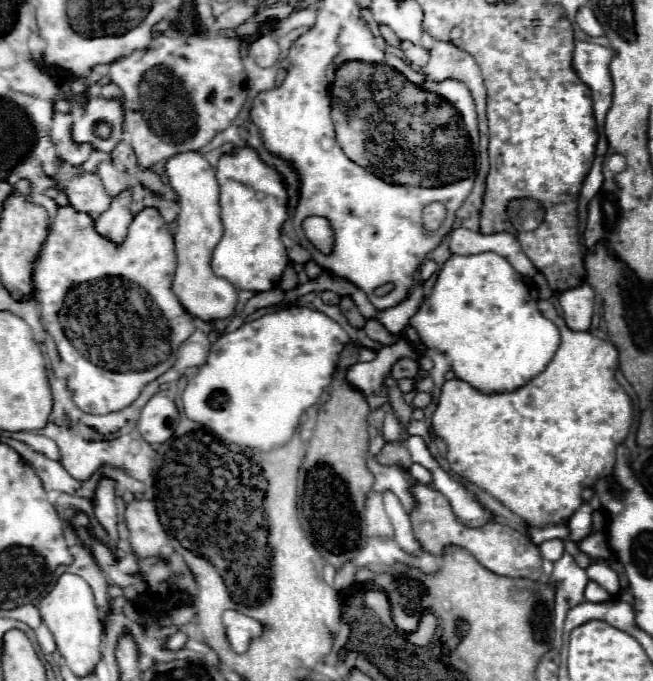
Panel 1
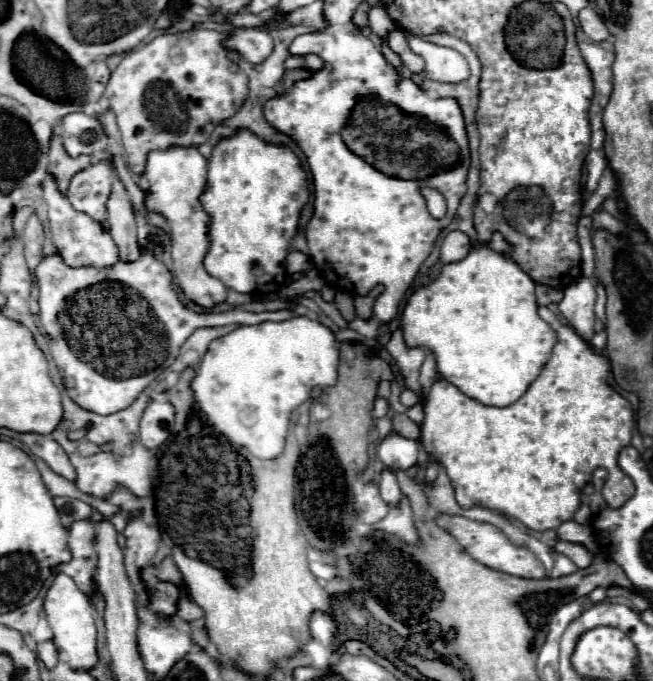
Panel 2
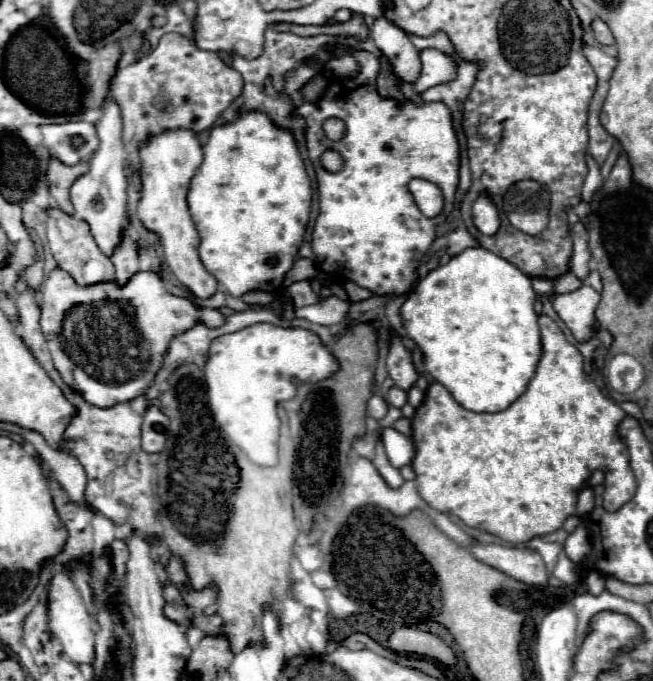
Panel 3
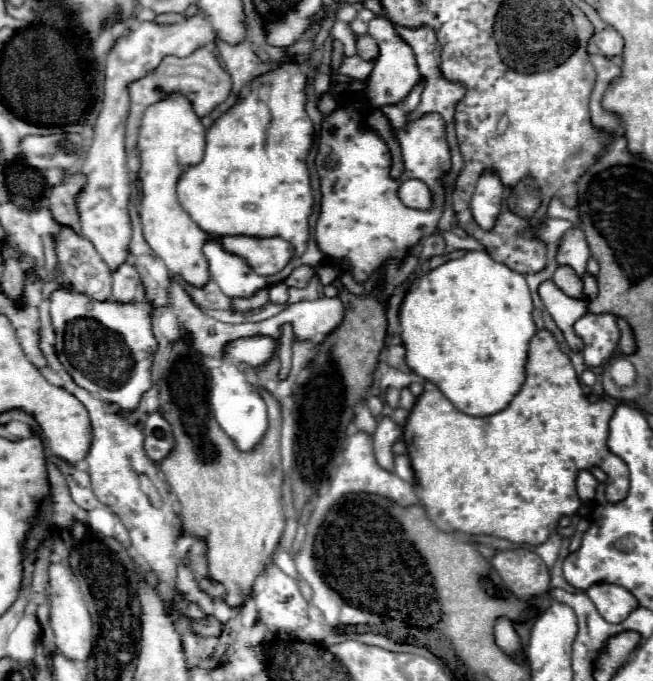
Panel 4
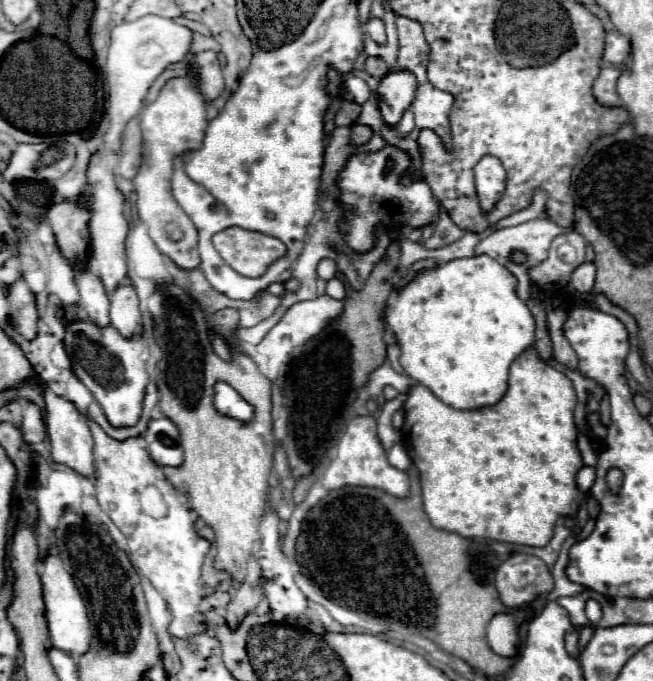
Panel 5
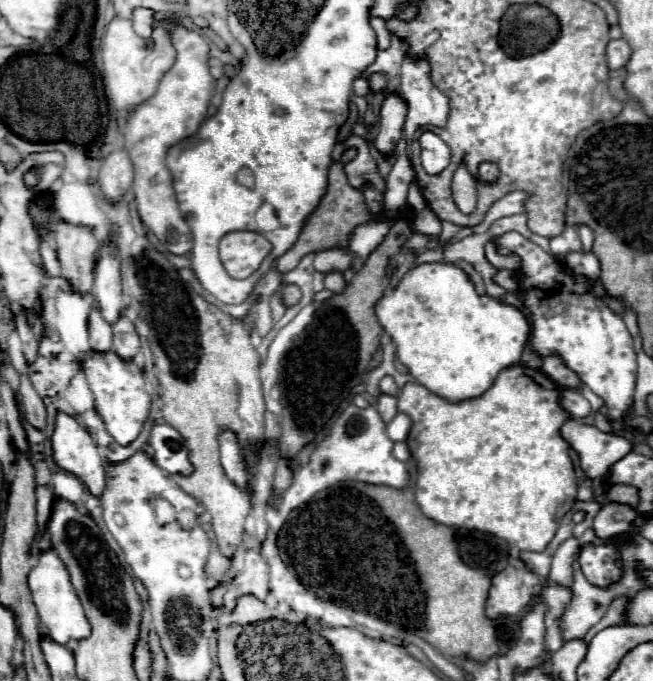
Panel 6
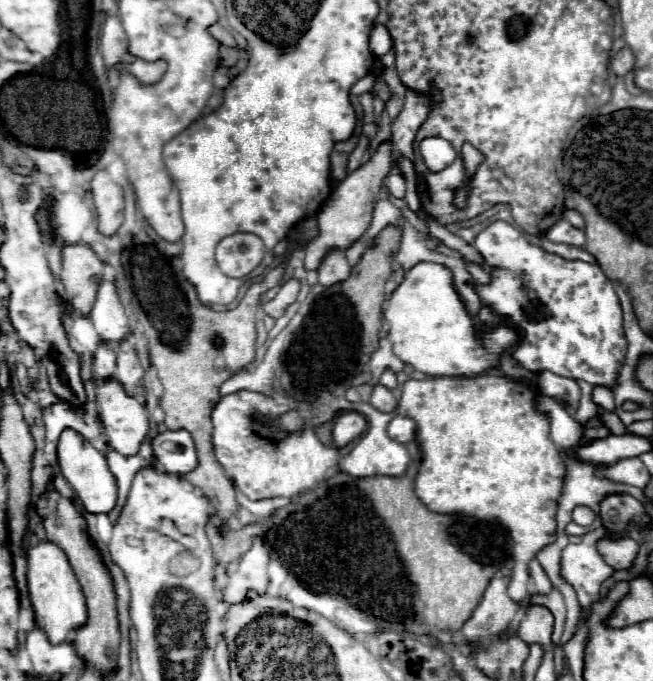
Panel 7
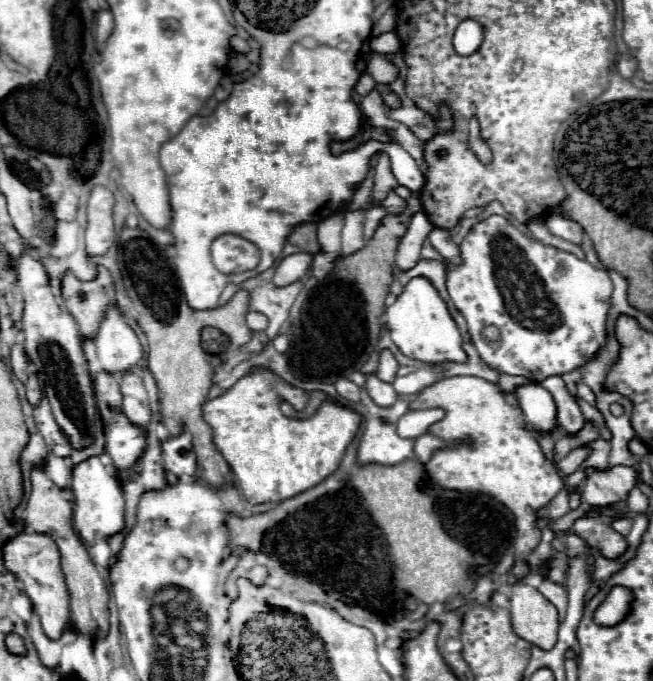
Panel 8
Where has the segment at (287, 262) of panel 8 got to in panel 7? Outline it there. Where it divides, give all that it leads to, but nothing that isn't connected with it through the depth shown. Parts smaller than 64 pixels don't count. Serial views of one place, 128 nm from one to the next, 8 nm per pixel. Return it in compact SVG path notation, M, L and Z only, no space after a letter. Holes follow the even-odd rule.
M390 140L382 142L378 146L378 150L372 154L372 158L362 164L358 170L354 170L352 174L348 174L332 192L332 198L328 200L328 204L322 208L322 212L318 214L318 226L320 226L320 234L318 238L310 240L306 244L306 258L304 258L304 266L306 270L318 270L324 256L332 250L348 250L356 240L362 238L362 234L368 230L370 222L372 222L372 212L376 206L376 200L380 196L380 186L382 180L392 172L398 170L402 172L408 192L406 192L406 204L410 210L420 212L420 200L418 200L418 192L416 192L416 174L414 174L414 166L410 160L406 158L394 158L392 154L392 144Z

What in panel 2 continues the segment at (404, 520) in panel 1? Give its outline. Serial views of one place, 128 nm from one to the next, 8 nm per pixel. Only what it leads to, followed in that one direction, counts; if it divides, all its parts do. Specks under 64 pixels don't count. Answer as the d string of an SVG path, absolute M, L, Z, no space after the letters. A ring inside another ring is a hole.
M384 470L384 472L382 472L378 488L380 488L380 496L382 496L382 500L386 500L386 504L390 504L392 508L400 504L402 492L400 492L400 486L398 486L396 476L394 476L392 470Z

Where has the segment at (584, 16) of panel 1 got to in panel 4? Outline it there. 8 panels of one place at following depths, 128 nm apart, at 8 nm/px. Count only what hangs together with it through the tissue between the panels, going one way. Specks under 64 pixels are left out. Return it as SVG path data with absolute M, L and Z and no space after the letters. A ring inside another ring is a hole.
M604 28L600 32L594 32L592 36L594 44L600 48L600 52L604 56L616 56L616 54L622 54L622 46L624 46L624 40L622 36L614 30L614 28Z

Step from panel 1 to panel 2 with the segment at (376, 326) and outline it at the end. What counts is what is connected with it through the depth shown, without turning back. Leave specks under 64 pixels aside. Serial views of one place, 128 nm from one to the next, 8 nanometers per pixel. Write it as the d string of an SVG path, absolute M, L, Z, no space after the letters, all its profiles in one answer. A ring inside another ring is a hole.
M376 286L368 296L354 296L356 314L358 314L362 320L370 320L370 318L374 316L374 312L372 312L372 304L374 304L374 298L376 298L382 290L384 290L382 286Z

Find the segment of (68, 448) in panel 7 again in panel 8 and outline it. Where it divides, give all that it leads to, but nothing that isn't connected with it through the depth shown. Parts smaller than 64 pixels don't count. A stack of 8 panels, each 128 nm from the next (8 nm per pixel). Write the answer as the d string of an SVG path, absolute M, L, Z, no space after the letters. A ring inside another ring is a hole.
M90 456L88 460L72 468L72 492L74 492L74 528L86 542L92 542L94 532L112 536L122 530L124 526L122 490L118 486L118 480L106 470L98 456Z

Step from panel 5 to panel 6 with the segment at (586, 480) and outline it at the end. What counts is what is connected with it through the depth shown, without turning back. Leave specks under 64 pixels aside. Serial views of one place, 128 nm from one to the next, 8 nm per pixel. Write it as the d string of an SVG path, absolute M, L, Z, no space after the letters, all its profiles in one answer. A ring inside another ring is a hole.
M566 420L562 436L580 456L580 468L588 480L600 478L606 470L632 450L632 442L614 432L600 432L596 426Z

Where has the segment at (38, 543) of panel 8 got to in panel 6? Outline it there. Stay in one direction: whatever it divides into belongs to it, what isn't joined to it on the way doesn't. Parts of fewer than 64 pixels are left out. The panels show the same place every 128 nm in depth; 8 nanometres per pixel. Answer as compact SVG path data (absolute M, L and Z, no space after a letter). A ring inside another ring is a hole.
M48 550L38 558L36 568L28 576L28 584L40 614L40 628L44 634L48 634L56 644L62 644L62 646L90 636L90 622L84 616L82 604L74 592L74 586L70 584L66 566L62 564L62 560L58 560L58 554L54 550Z

